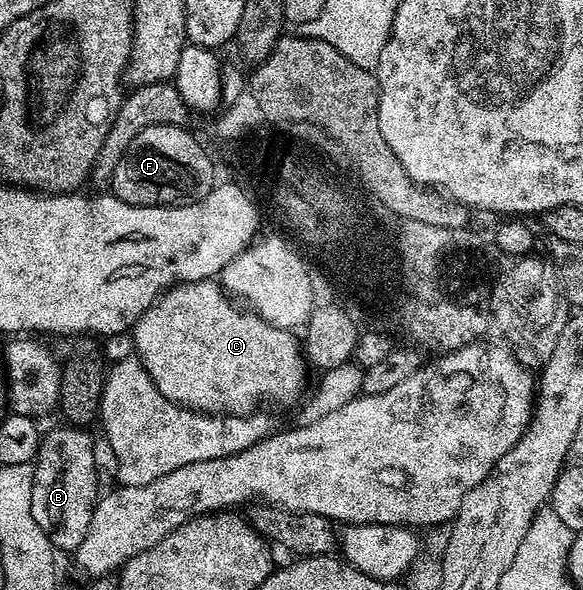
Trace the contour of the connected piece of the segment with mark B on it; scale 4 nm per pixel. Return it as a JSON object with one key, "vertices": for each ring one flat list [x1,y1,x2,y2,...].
{"vertices":[[71,424,61,425,43,435,34,459,30,512,34,512,38,528,48,534,57,551,75,552,78,544,86,540,86,528,90,528,92,513,101,493,100,474,96,471,96,450,92,447,91,436,87,434,89,431]]}

